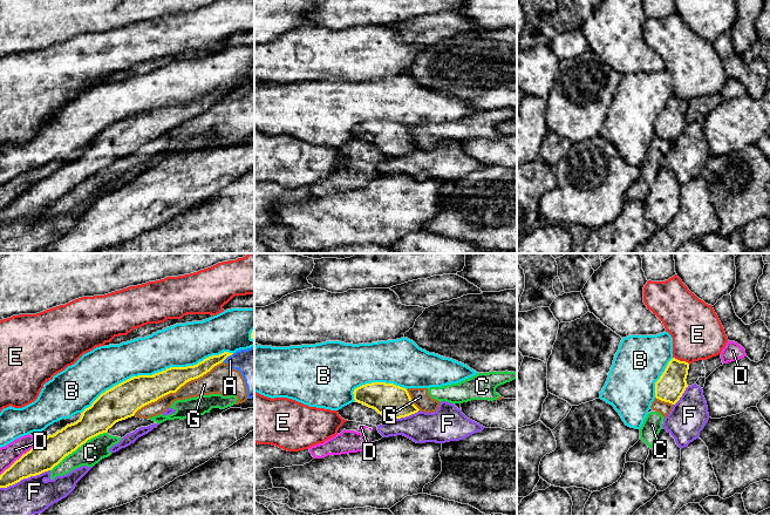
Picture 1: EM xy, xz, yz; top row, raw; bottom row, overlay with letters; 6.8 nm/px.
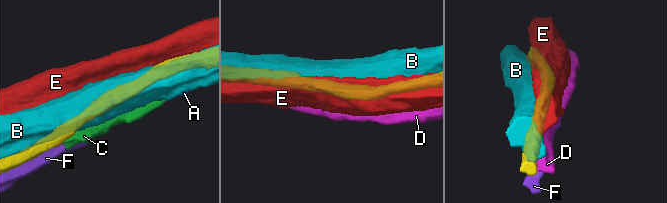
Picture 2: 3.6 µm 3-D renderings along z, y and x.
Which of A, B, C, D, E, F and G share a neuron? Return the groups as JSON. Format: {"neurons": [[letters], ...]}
{"neurons": [["A", "C", "G"], ["B"], ["D"], ["E"], ["F"]]}

